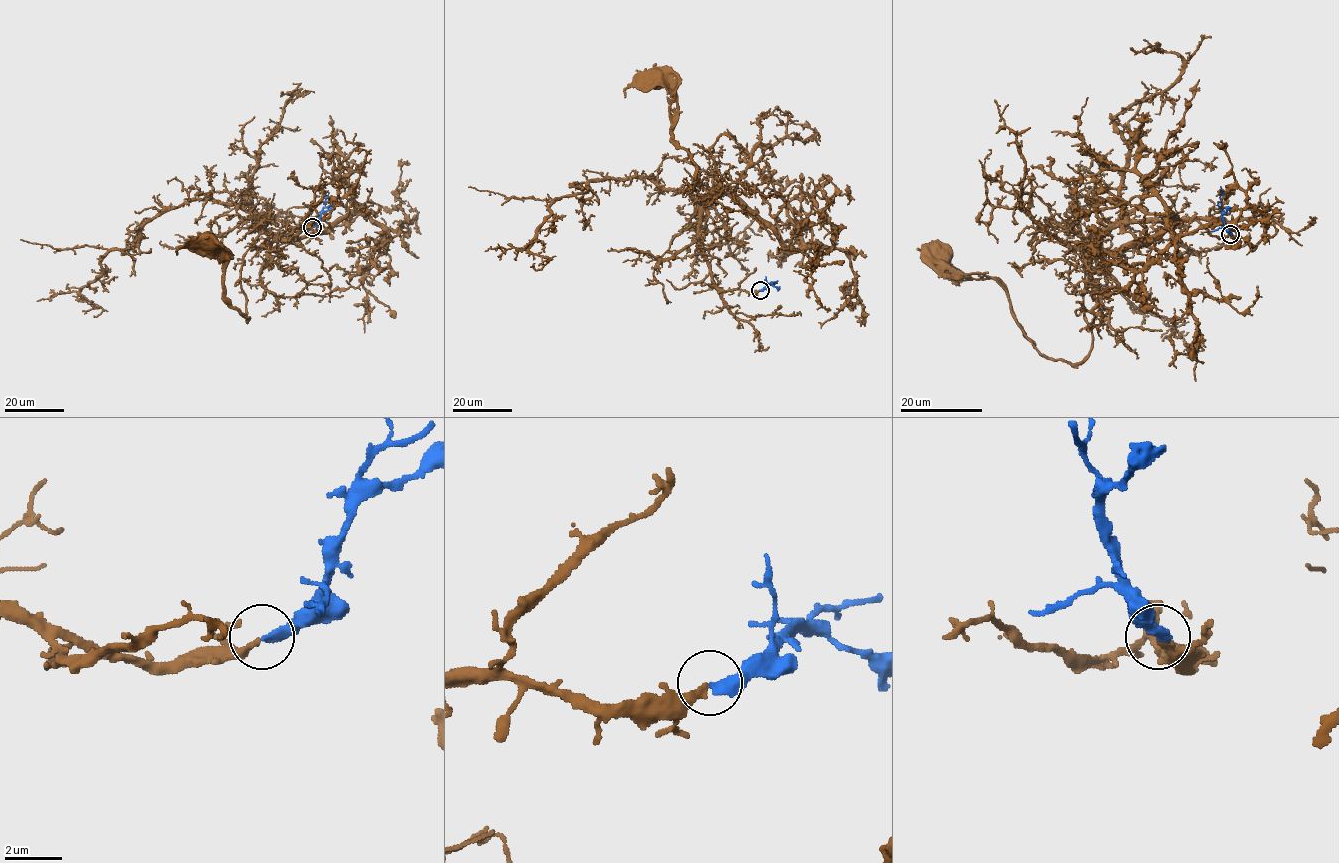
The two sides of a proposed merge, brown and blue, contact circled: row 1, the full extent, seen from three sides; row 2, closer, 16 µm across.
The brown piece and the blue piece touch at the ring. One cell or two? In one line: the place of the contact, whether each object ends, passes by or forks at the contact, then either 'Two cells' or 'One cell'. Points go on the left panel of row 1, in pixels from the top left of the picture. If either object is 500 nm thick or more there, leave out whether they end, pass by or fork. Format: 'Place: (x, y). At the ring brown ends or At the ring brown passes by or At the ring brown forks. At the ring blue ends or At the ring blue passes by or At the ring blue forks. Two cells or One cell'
Place: (312, 227). At the ring brown ends. At the ring blue ends. One cell

